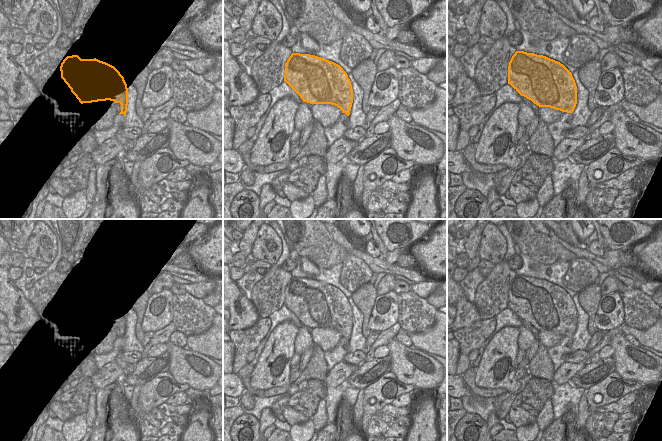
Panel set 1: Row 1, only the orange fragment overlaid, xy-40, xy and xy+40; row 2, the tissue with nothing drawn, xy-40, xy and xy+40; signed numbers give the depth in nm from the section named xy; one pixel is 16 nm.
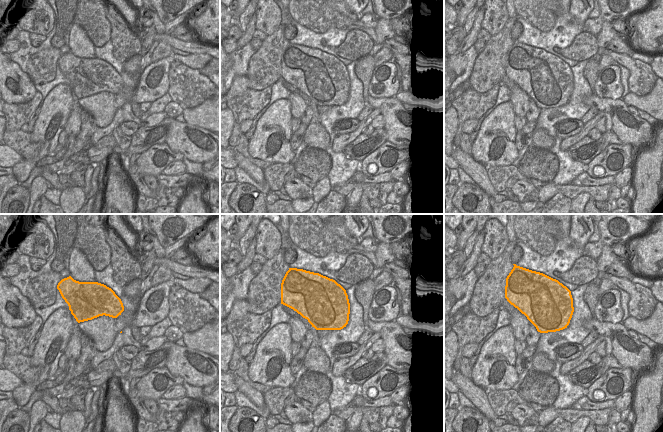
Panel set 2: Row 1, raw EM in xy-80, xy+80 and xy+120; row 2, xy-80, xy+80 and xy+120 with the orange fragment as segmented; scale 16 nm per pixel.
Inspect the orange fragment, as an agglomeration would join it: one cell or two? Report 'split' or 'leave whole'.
split

